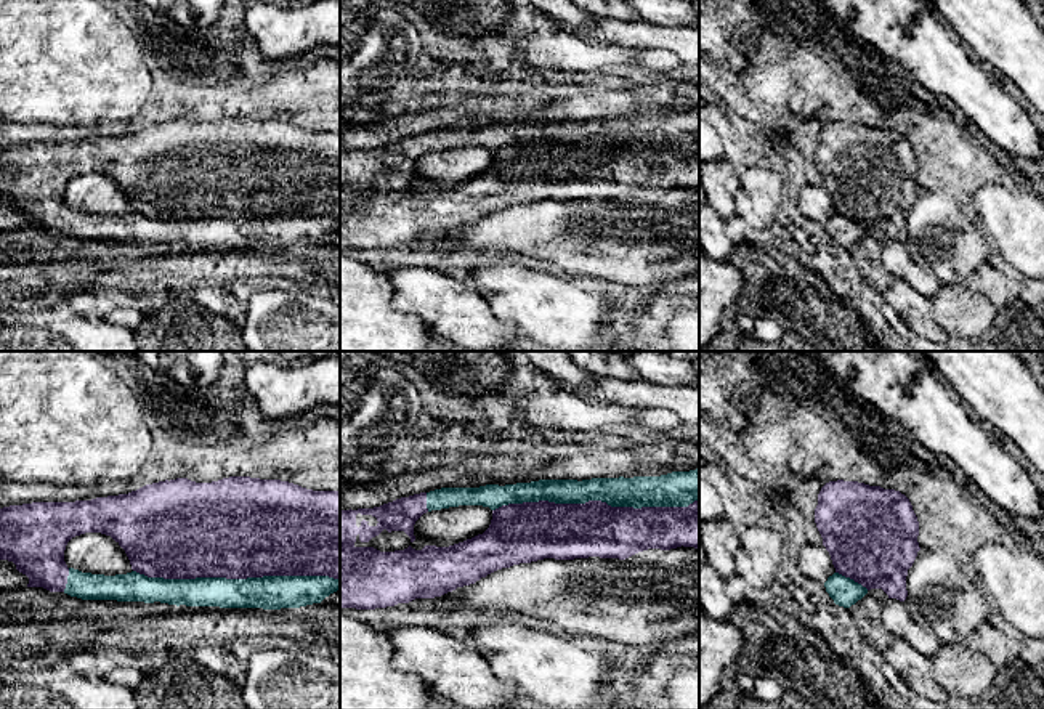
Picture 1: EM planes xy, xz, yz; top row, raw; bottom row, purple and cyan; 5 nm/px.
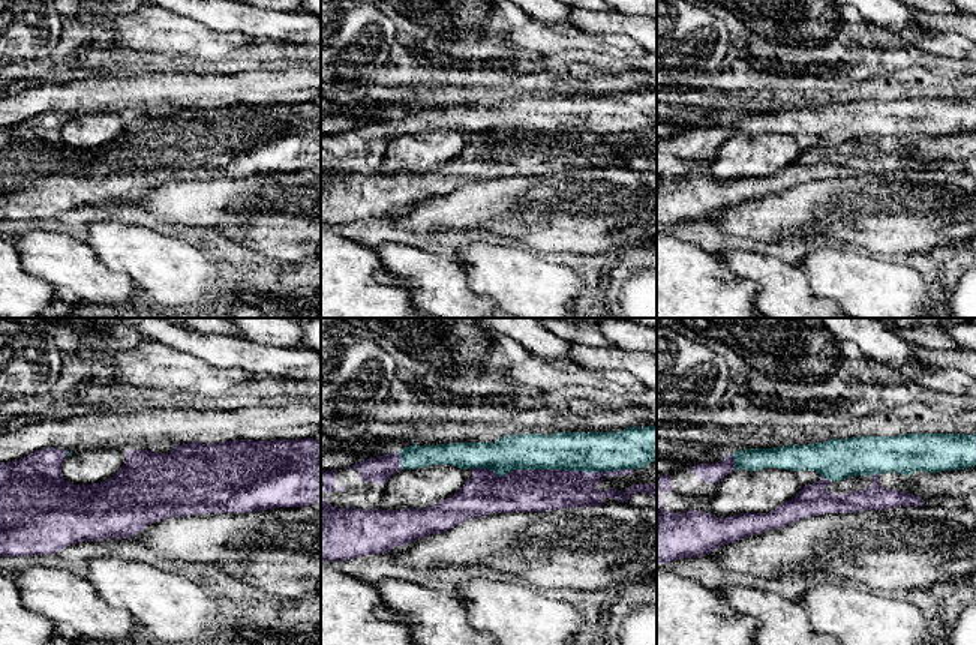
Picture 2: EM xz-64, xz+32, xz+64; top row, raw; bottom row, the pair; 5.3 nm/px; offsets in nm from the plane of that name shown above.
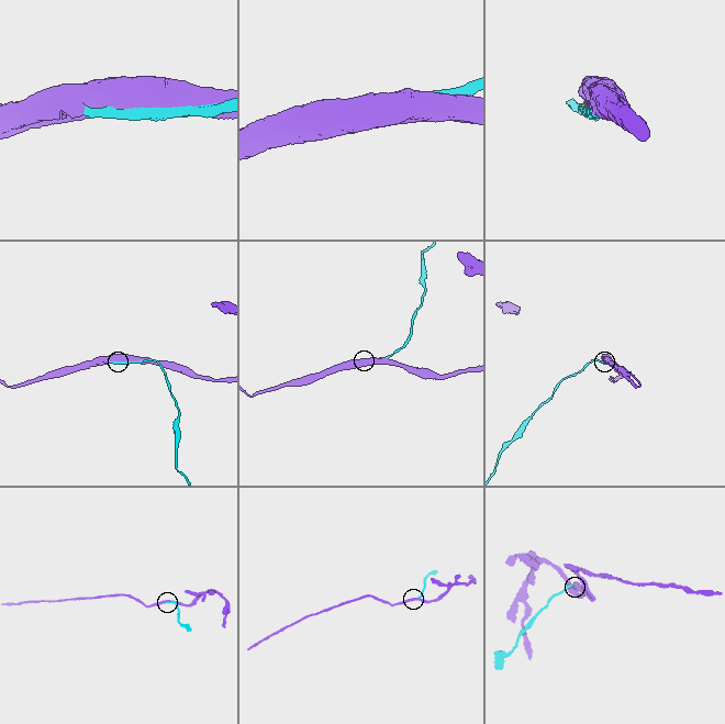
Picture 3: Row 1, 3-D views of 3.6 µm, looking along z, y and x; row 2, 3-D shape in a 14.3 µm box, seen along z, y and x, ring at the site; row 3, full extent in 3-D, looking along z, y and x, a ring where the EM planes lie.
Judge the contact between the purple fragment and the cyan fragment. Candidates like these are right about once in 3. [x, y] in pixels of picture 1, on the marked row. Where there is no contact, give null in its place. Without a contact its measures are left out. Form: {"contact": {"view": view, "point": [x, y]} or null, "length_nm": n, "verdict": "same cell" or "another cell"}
{"contact": {"view": "xy", "point": [236, 578]}, "length_nm": 1050, "verdict": "same cell"}

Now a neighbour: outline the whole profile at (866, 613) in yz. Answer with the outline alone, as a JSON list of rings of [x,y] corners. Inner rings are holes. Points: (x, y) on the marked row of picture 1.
[[[868,594],[848,608],[861,637],[874,646],[877,651],[884,653],[893,642],[893,635],[884,627],[882,622],[882,605]]]

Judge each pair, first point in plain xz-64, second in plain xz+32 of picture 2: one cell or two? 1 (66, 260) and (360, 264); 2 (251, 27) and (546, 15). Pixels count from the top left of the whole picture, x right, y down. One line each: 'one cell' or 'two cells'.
1: two cells
2: two cells

